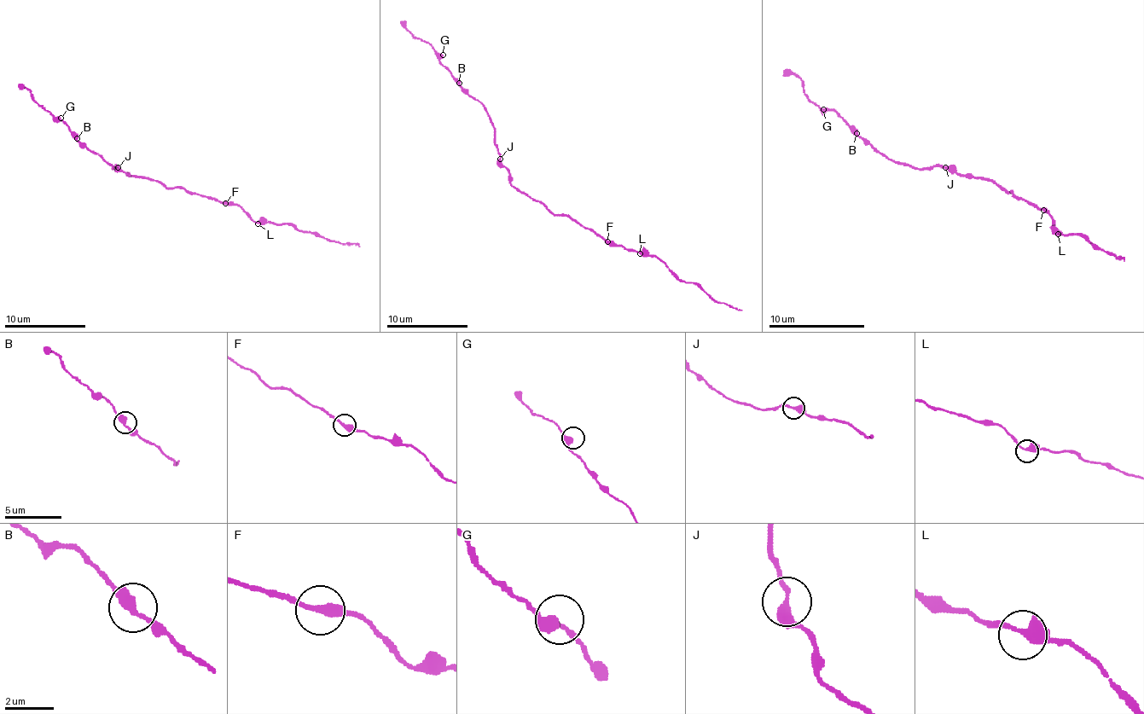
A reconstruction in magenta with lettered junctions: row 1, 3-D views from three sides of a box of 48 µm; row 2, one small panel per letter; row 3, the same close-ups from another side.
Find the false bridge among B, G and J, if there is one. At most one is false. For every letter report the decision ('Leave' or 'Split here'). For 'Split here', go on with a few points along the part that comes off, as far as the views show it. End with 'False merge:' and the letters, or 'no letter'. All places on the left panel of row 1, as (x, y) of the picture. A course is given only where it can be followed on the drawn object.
B: Leave
G: Leave
J: Split here. Course of the part to remove: (118, 166), (127, 175), (231, 201), (255, 222), (290, 223), (298, 231), (315, 231), (359, 246)
False merge: J

